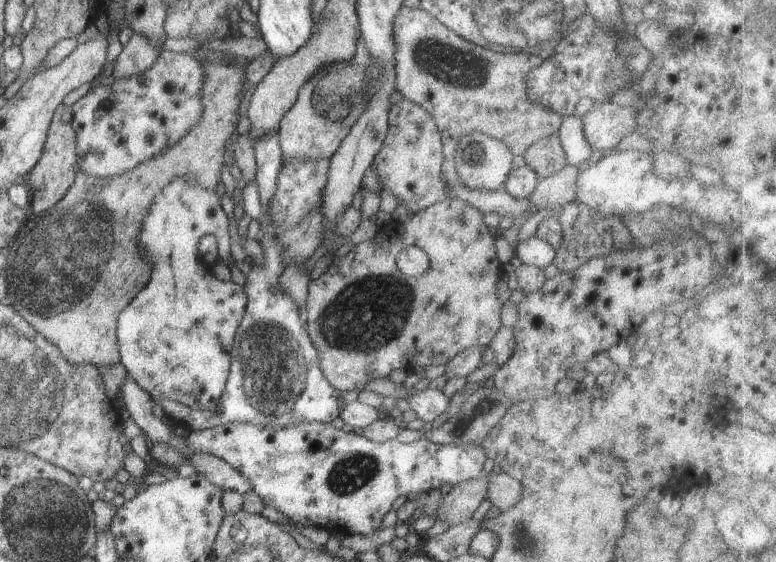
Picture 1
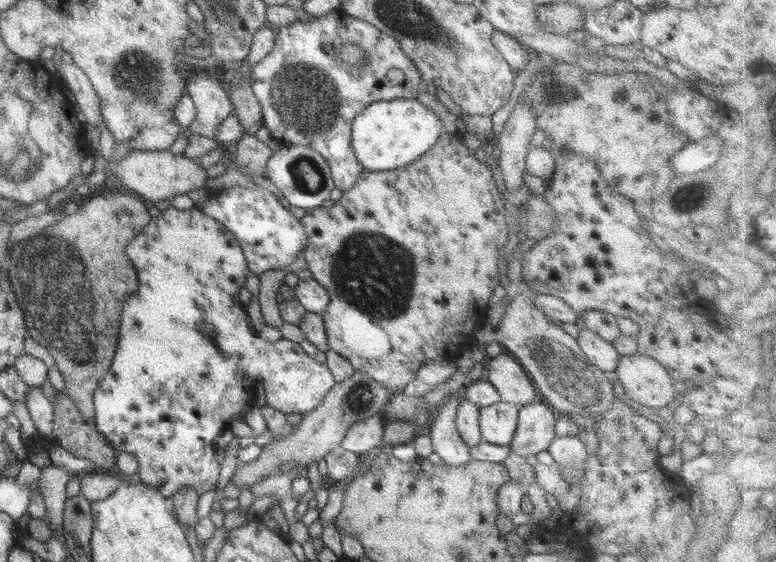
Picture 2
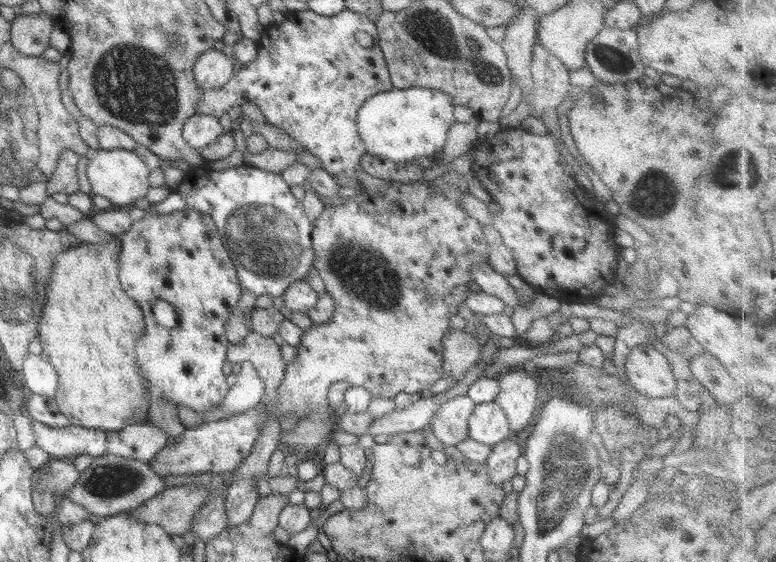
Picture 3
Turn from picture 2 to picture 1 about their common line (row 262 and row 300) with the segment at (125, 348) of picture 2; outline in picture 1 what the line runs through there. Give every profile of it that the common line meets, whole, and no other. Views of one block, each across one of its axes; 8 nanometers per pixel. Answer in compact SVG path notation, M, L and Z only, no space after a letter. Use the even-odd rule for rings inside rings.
M194 177L175 178L157 195L144 218L140 232L141 258L151 265L146 286L118 315L117 337L120 362L138 386L141 386L154 401L172 399L193 409L214 410L222 396L232 360L232 345L235 334L244 318L248 299L242 285L222 281L212 273L212 265L206 263L198 252L198 243L206 234L218 240L219 260L228 264L230 253L230 222L220 205L221 198L216 188L200 186Z

